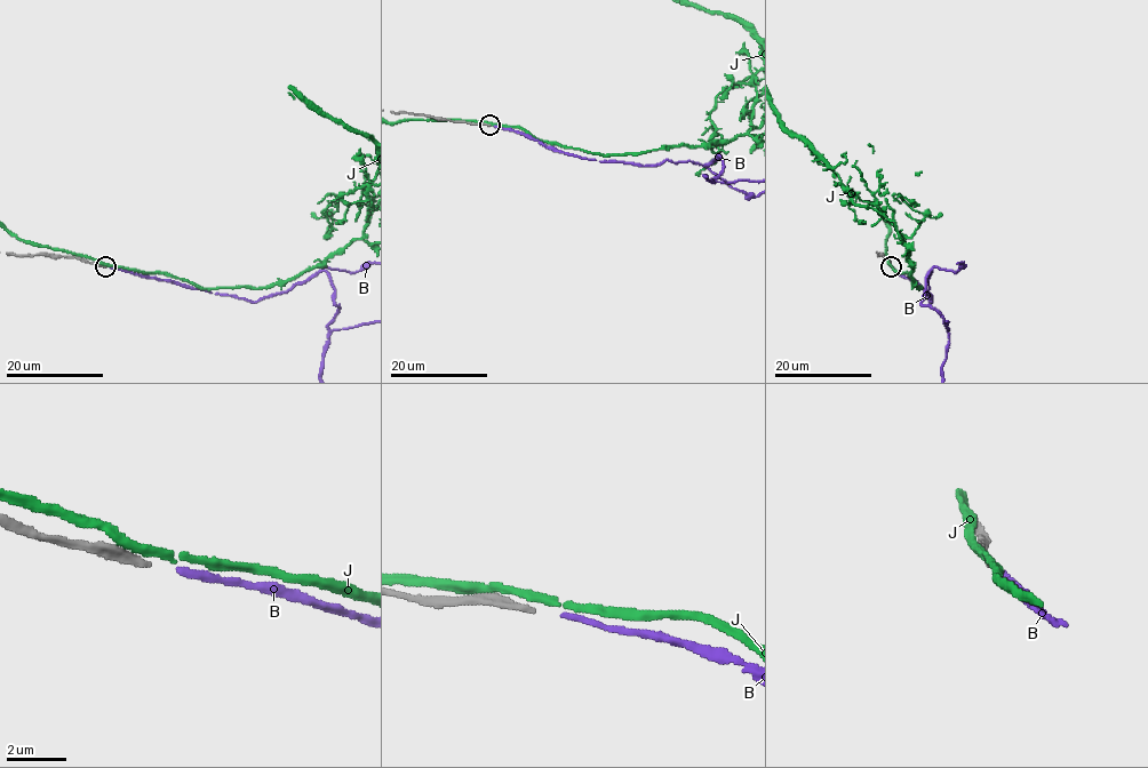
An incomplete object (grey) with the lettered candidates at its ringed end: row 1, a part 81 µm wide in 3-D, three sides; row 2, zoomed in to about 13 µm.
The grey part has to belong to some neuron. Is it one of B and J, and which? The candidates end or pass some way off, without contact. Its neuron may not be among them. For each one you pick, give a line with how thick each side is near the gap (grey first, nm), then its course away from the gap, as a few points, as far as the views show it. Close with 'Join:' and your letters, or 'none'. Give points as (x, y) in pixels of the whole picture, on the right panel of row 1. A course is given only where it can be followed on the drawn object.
B: 240 nm thick on the grey side, 200 nm on the other
Join: B

